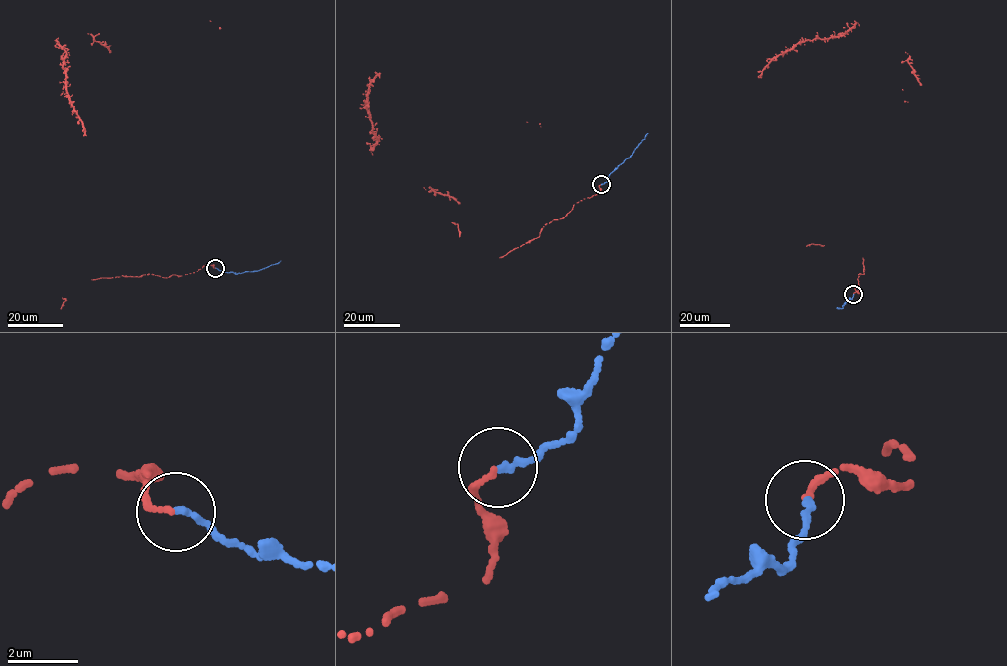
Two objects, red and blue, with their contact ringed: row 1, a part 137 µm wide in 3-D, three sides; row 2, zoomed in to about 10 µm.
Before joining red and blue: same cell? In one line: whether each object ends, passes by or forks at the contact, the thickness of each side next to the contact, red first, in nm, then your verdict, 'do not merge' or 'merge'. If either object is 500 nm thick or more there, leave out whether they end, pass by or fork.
red ends | blue ends | 180/200 nm | merge

